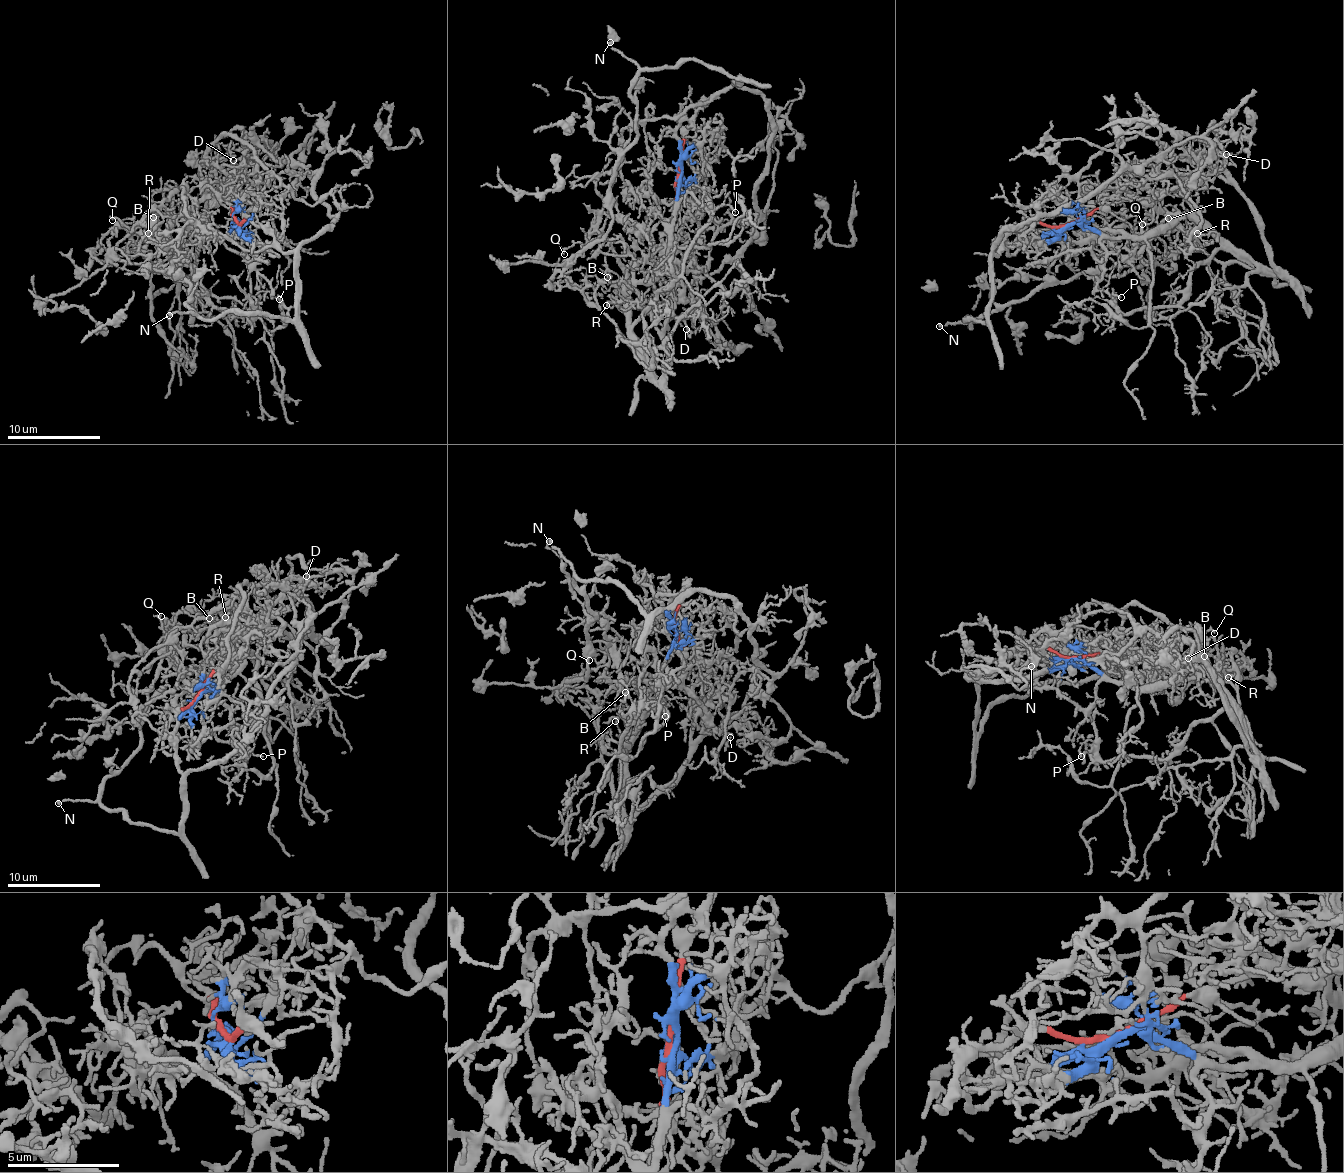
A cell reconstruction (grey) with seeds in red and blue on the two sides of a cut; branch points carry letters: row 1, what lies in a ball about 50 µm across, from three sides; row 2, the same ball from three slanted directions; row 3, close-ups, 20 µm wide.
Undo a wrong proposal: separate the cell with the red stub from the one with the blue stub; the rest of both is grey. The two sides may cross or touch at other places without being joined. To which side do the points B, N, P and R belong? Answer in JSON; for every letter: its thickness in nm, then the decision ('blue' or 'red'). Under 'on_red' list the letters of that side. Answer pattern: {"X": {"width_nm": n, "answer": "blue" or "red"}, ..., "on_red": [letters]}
{"B": {"width_nm": 140, "answer": "blue"}, "N": {"width_nm": 220, "answer": "red"}, "P": {"width_nm": 150, "answer": "blue"}, "R": {"width_nm": 180, "answer": "blue"}, "on_red": ["N"]}

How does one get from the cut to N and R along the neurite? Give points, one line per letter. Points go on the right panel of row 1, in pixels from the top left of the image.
N: (1070, 224), (1014, 228), (992, 258), (986, 321), (965, 321), (969, 319), (969, 327), (939, 327)
R: (1070, 224), (1088, 224), (1110, 236), (1154, 237), (1175, 219), (1195, 212), (1198, 233)

